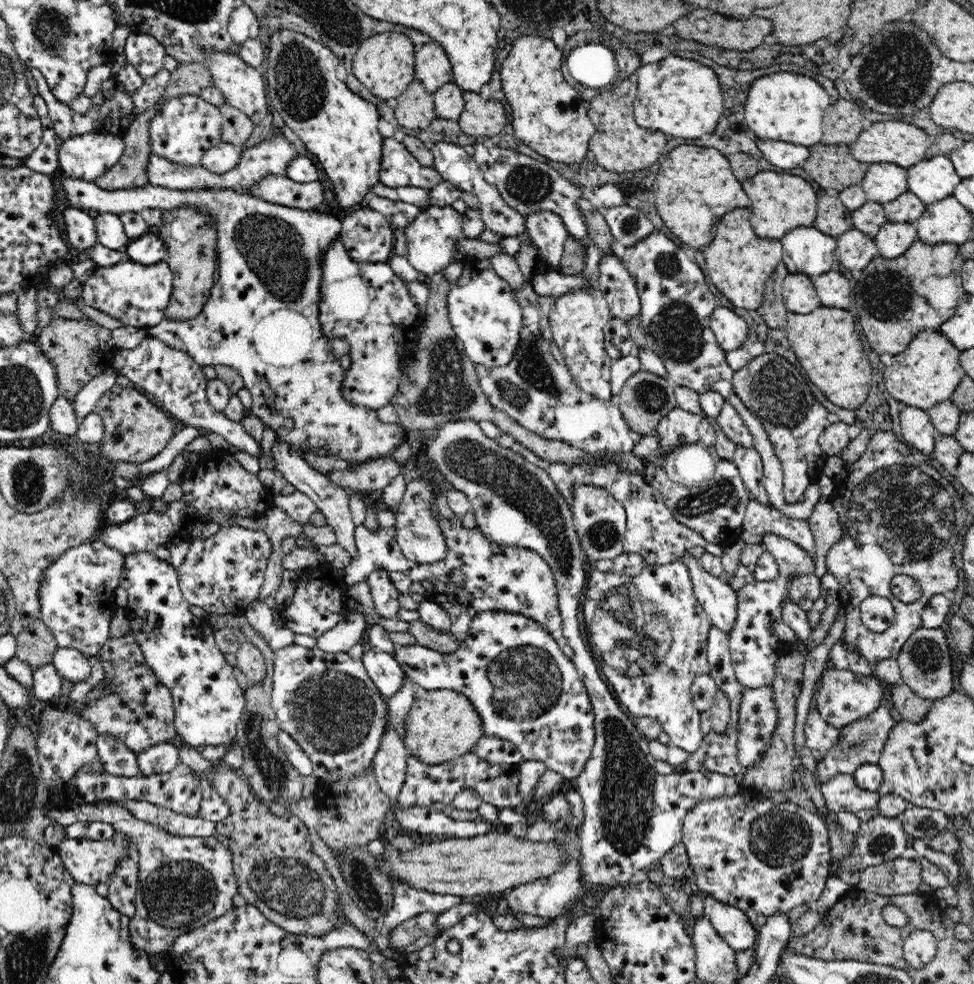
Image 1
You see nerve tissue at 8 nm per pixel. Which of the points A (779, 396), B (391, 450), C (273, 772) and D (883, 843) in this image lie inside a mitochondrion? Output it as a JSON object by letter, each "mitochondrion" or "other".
{"A":"mitochondrion","B":"other","C":"mitochondrion","D":"mitochondrion"}

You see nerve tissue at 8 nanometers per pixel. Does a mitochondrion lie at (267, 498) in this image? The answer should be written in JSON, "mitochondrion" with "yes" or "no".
{"mitochondrion":"no"}

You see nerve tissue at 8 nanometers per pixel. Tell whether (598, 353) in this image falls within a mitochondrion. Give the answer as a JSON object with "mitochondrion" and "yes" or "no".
{"mitochondrion":"no"}

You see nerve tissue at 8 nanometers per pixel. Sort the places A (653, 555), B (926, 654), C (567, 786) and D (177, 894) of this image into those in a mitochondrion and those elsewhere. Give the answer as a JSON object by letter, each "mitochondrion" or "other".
{"A":"other","B":"mitochondrion","C":"other","D":"mitochondrion"}

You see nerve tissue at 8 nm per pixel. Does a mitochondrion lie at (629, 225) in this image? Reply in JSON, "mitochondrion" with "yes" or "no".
{"mitochondrion":"yes"}

